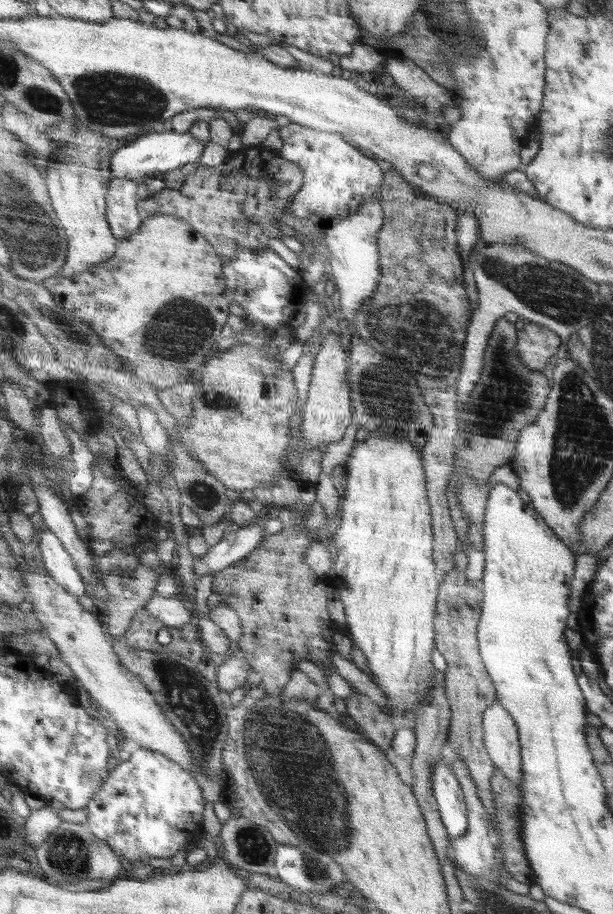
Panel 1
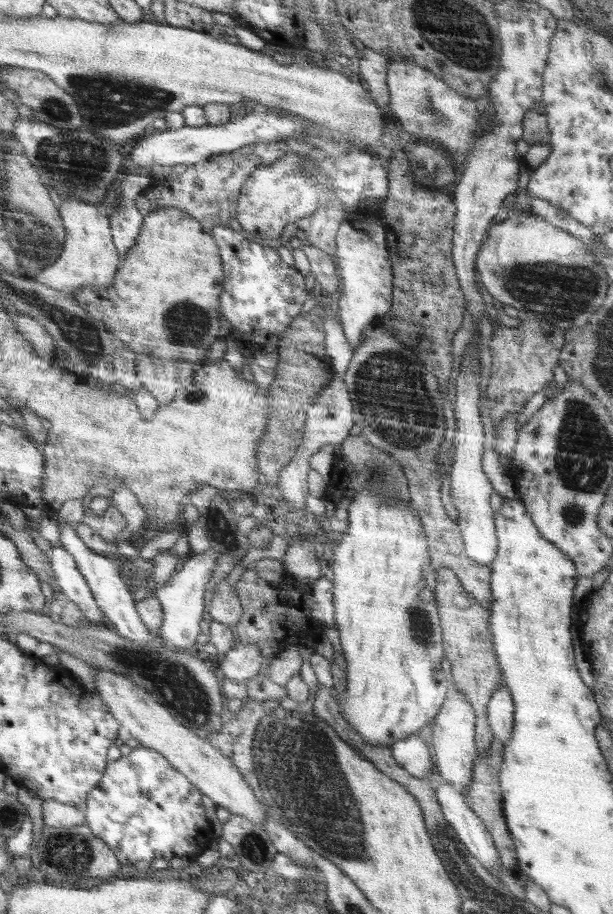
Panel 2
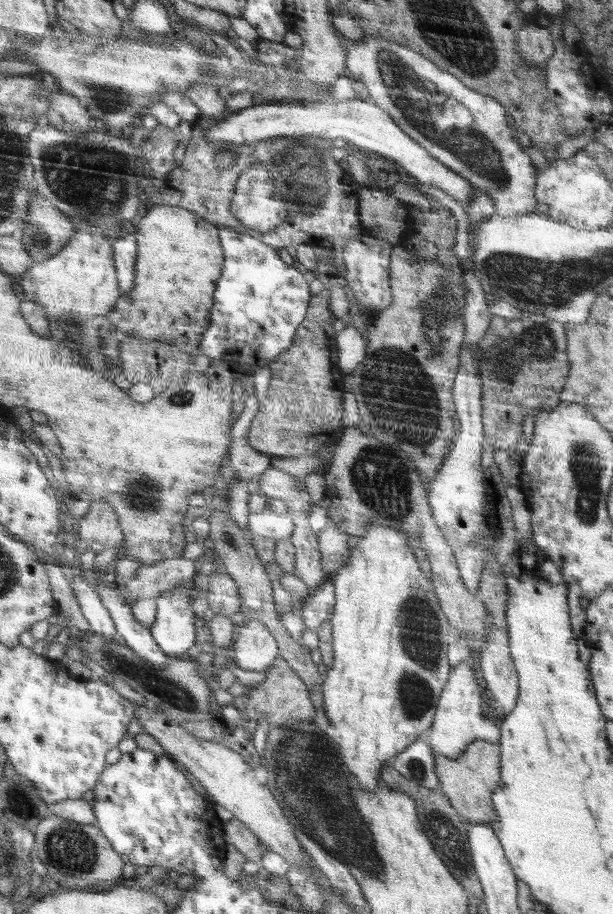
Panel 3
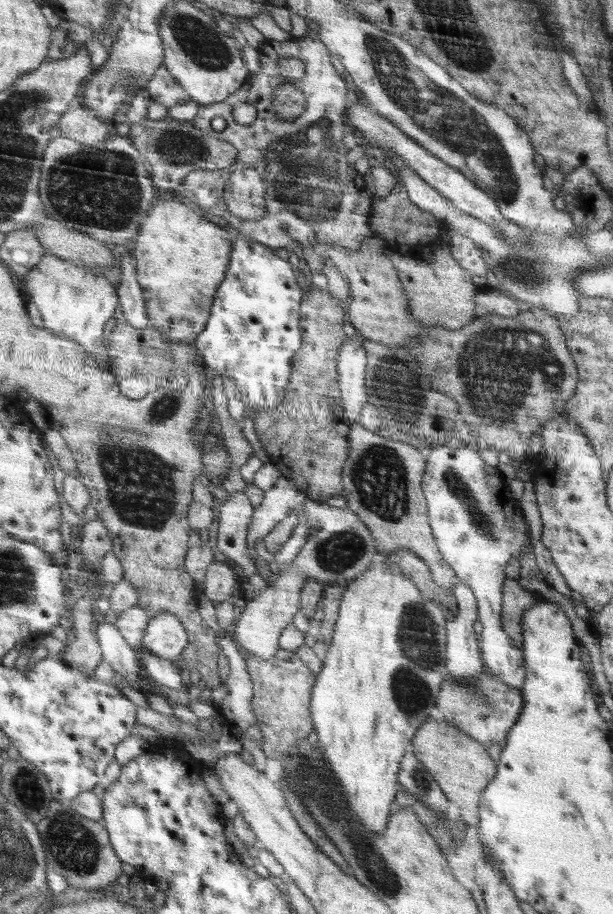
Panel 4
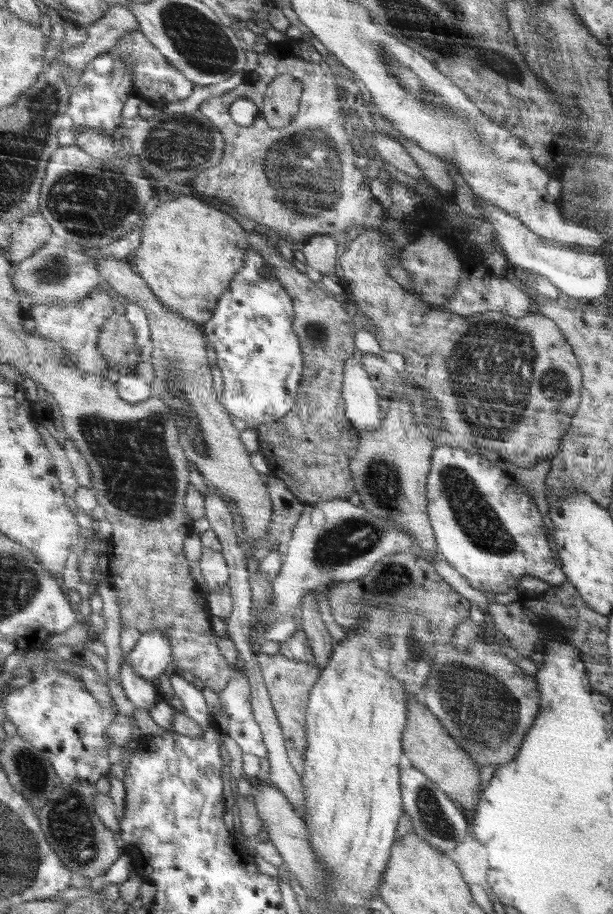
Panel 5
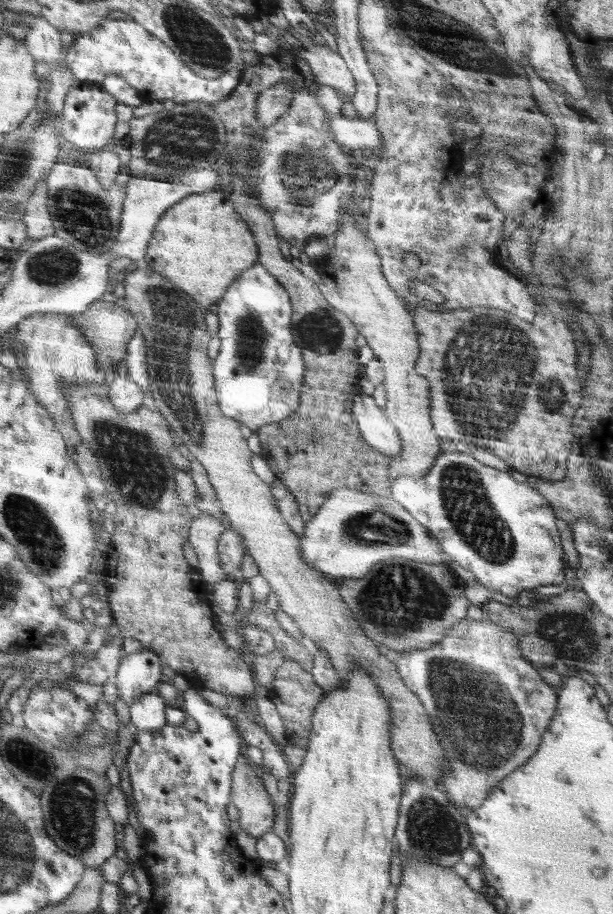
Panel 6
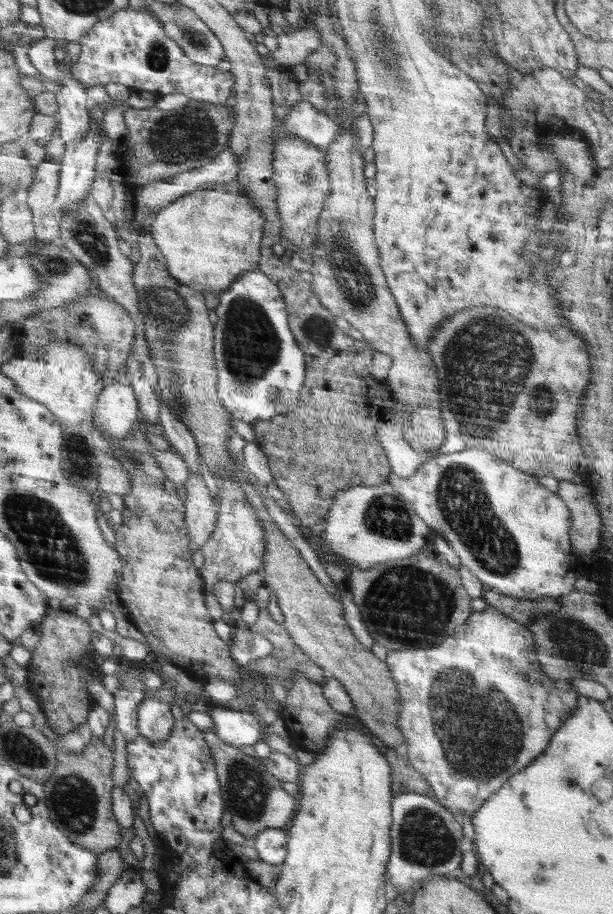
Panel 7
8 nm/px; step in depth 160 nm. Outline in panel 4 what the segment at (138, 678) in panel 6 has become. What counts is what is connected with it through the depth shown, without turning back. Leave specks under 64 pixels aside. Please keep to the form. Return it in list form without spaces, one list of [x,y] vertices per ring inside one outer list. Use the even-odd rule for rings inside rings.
[[[163,612],[151,619],[142,647],[165,659],[176,660],[184,654],[190,637],[182,619],[173,612]]]

